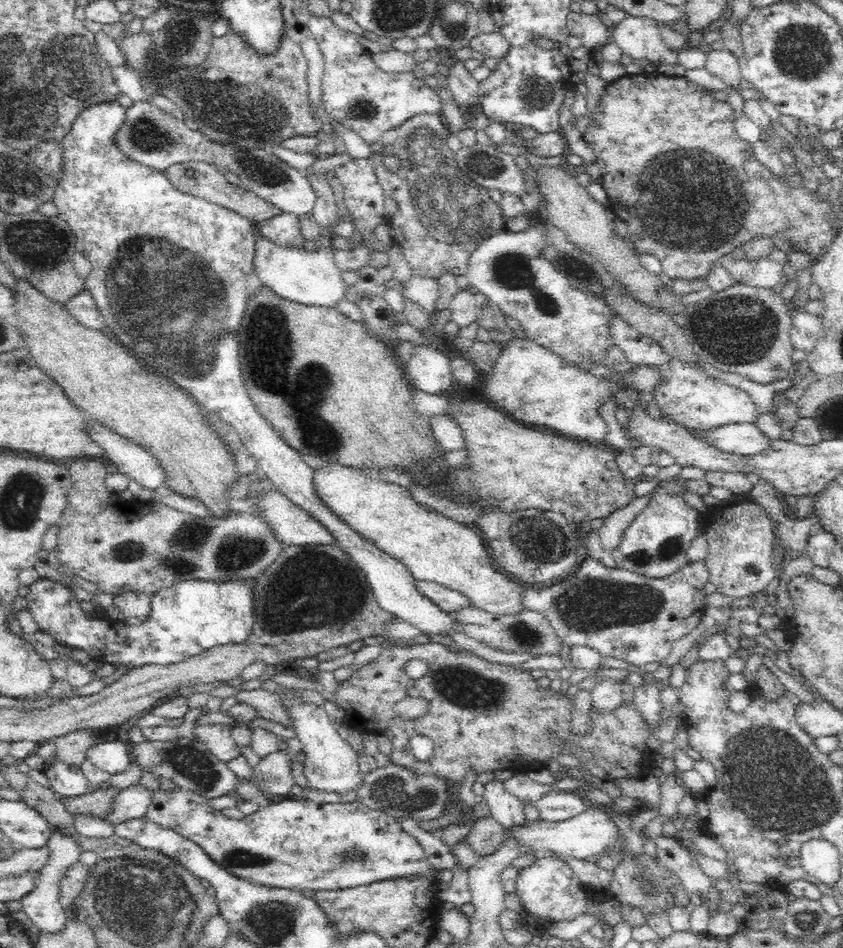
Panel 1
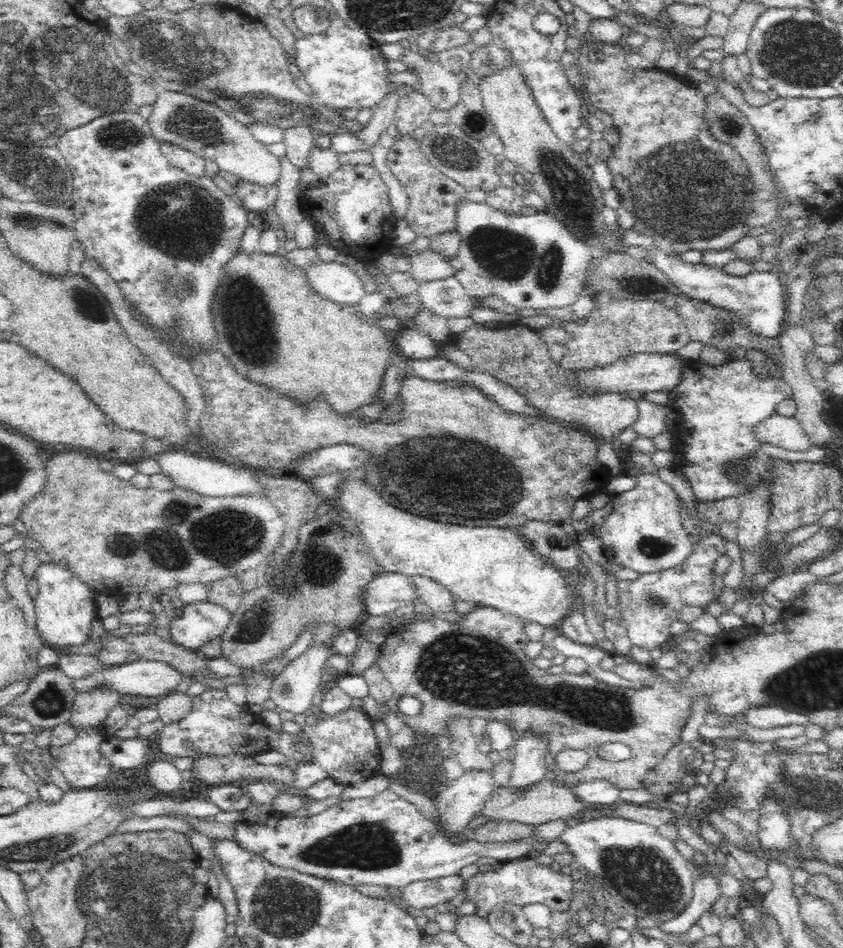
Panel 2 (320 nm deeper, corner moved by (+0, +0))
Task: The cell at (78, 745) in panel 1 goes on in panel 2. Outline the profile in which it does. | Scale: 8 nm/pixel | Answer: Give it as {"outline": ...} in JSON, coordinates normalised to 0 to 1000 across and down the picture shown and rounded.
{"outline":[[[128,725],[90,731],[82,764],[94,772],[116,767],[135,744],[142,741],[142,731]]]}

